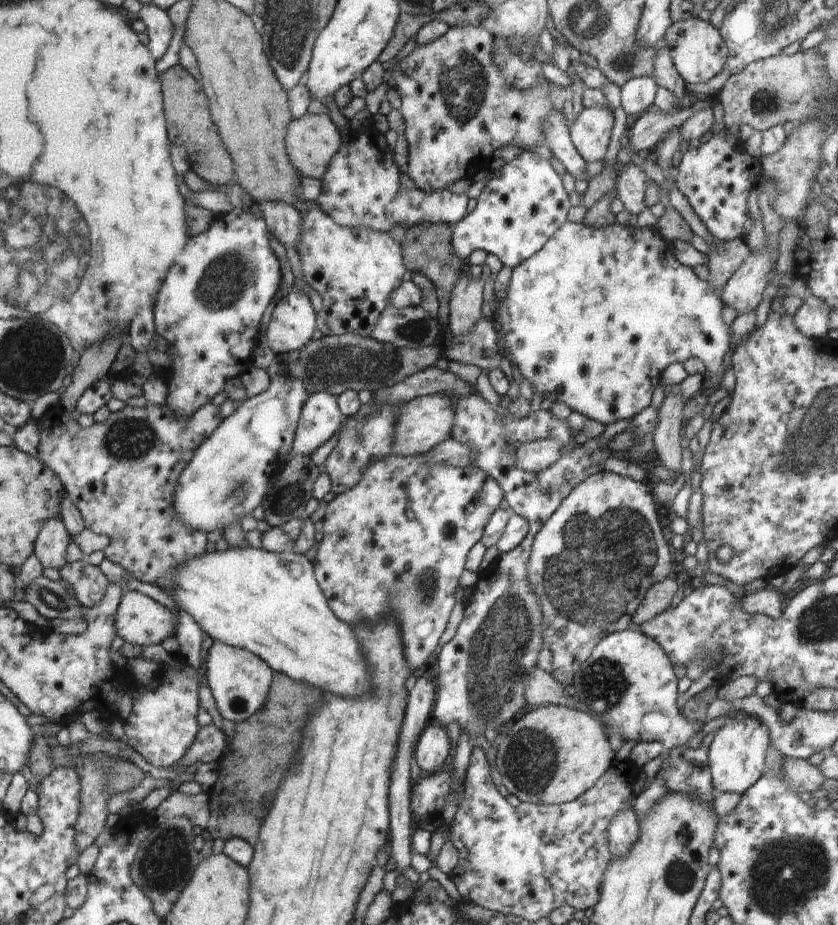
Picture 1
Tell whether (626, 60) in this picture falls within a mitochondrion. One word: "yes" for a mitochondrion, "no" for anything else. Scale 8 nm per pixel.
yes

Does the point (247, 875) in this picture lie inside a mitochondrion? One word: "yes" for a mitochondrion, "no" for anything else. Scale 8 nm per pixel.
no

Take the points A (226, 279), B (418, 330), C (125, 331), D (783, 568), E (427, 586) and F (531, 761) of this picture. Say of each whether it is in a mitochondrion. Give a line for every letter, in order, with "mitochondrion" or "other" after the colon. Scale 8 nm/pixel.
A: mitochondrion
B: mitochondrion
C: other
D: other
E: mitochondrion
F: mitochondrion

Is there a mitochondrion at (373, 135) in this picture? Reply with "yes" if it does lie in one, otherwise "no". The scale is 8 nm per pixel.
no

